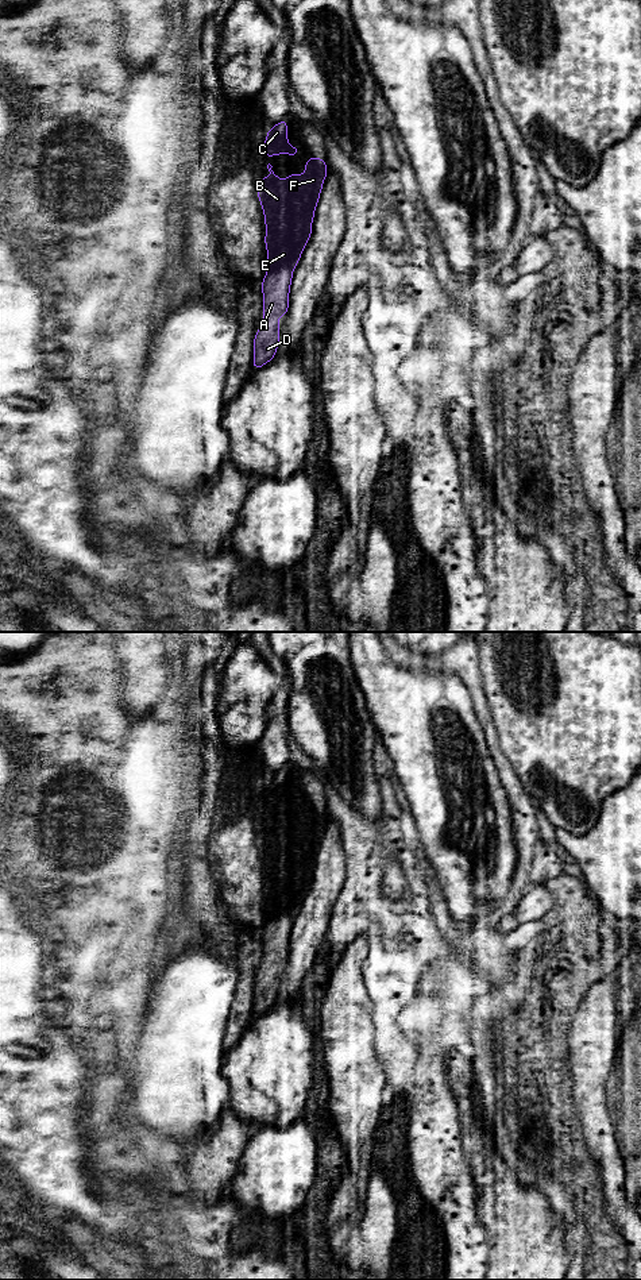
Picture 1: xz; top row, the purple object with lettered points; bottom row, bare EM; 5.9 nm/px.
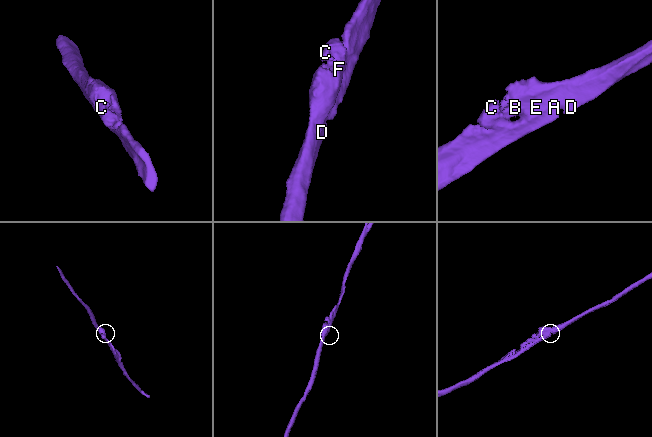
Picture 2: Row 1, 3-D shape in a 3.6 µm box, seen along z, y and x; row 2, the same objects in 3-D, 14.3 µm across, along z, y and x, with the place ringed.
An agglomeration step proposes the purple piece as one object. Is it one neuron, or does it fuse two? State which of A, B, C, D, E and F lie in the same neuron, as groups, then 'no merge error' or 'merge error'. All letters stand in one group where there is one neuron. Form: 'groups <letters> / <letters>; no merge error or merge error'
groups A B C D E F; no merge error

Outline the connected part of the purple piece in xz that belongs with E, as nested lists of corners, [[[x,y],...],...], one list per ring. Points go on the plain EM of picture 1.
[[[310,805],[305,810],[305,821],[301,825],[294,820],[283,829],[275,824],[267,813],[270,820],[267,826],[259,826],[258,847],[262,852],[264,863],[264,874],[267,880],[264,883],[264,892],[267,897],[267,921],[262,928],[263,957],[262,963],[266,967],[254,986],[254,1017],[260,1017],[270,1010],[279,992],[281,974],[277,968],[289,959],[289,941],[293,928],[293,918],[297,914],[301,902],[312,883],[312,870],[314,867],[314,857],[320,848],[324,828],[328,822],[327,811],[323,806]]]

